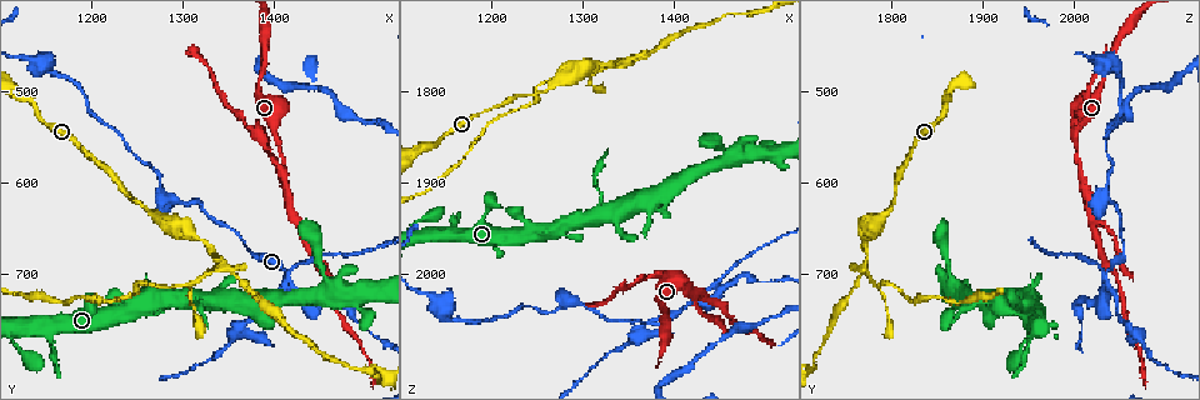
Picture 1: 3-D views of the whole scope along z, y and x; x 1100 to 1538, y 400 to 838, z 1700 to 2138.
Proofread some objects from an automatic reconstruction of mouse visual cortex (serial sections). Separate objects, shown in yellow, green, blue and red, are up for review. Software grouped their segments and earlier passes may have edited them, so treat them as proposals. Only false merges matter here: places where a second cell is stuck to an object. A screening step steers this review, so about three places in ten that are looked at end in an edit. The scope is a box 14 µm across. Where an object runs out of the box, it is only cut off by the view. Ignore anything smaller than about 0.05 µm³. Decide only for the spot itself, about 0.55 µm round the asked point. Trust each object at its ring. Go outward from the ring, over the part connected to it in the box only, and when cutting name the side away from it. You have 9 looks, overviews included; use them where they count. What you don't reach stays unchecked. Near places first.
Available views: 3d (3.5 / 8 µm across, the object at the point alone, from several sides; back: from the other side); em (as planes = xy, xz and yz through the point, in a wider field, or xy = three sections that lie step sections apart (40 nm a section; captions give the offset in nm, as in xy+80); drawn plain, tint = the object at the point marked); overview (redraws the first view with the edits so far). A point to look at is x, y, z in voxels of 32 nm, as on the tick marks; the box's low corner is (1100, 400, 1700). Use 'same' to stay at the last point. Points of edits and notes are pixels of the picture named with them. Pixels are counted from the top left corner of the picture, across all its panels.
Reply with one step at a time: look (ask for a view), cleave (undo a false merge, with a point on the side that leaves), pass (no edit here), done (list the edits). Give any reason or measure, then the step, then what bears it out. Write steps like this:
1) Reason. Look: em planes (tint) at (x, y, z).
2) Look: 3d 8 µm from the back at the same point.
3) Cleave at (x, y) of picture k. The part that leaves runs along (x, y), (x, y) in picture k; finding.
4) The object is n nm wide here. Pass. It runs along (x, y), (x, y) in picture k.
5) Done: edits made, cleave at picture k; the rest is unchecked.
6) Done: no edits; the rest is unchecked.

Arms part here. Look: 3d 8 µm at (1340, 690, 1775).

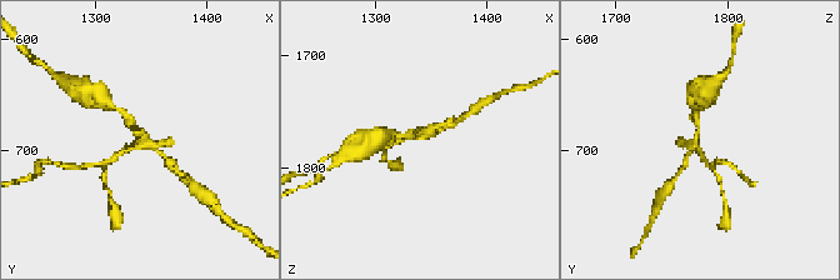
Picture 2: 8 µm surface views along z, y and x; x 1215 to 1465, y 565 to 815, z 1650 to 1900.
Closer look. Look: 3d 3.5 µm at (1344, 688, 1774).

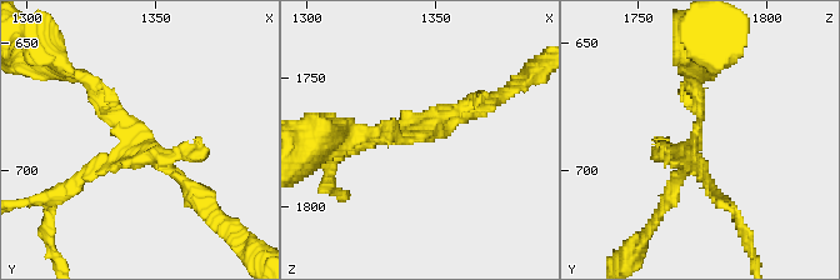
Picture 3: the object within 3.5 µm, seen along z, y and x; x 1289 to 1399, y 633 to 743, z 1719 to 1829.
Look: em planes (tint) at (1342, 686, 1774).

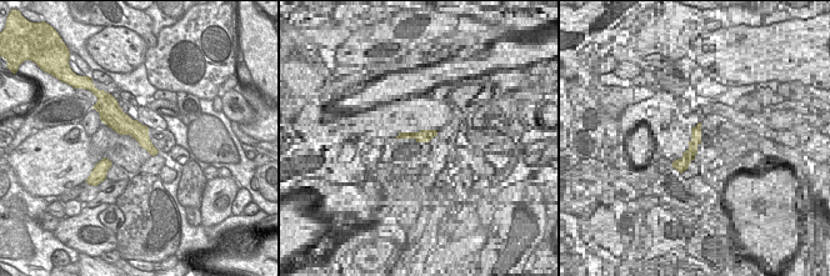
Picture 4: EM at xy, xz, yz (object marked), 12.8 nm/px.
Cleave at (89, 174) of picture 3. The part that leaves runs along (131, 149), (66, 191), (35, 199) in picture 3; two cells meet here.

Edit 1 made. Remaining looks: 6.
Two arms in line, one across. Look: em xy step 3 (tint) at (1410, 575, 2005).

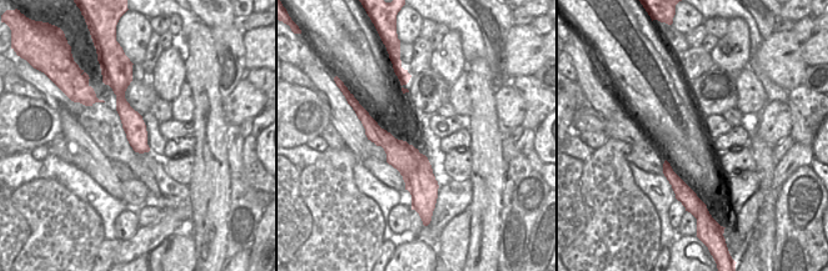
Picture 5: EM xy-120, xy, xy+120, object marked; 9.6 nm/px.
See where the arms go. Look: 3d 3.5 µm from the back at the same point.

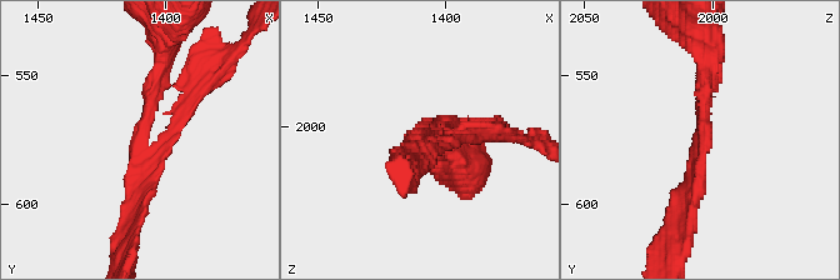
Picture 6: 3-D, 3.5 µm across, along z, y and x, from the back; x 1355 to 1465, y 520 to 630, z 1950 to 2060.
Pass. All the same cell.

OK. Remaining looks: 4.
Look: em xy step 2 (tint) at (1420, 640, 2015).

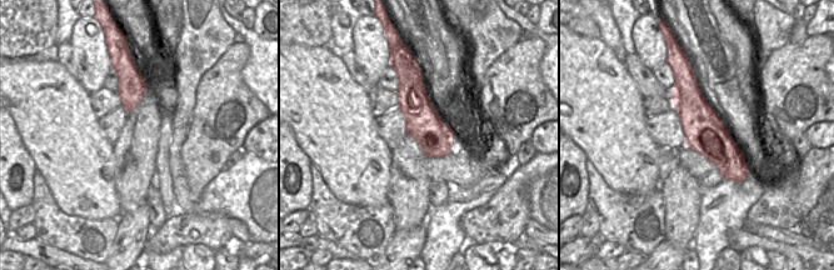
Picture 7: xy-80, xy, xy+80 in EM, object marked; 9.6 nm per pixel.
Wider look. Look: 3d 3.5 µm from the back at the same point.

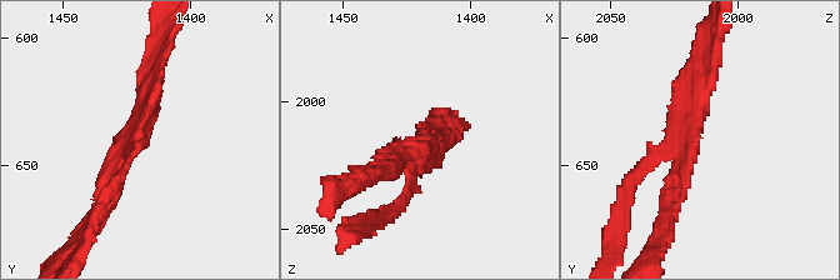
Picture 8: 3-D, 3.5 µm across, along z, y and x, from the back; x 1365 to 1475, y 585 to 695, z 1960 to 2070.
3 arms meet here. Pass. It runs along (158, 65), (143, 130), (100, 214) in picture 8; continuous, no second cell.

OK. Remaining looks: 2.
A narrow waist. Look: 3d 8 µm at (1370, 670, 2055).

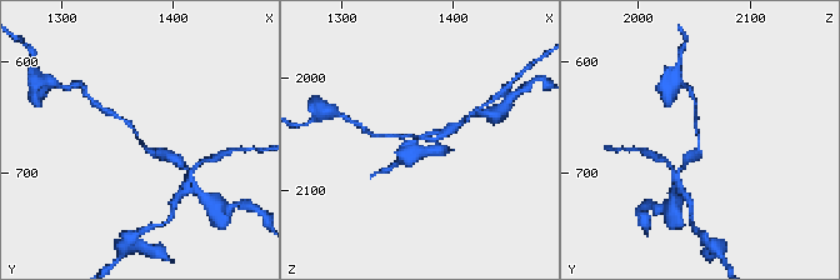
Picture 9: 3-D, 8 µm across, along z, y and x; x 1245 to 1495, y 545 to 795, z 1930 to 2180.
The arms are 150, 250 nm wide. Look: em xy step 1 (tint) at (1370, 668, 2052).

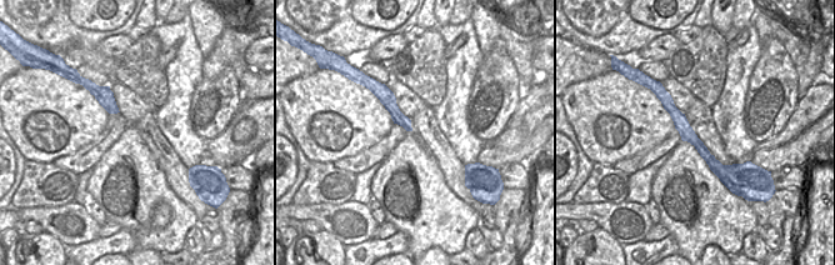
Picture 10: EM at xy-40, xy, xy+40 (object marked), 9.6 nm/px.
The object is 120 nm wide here. Pass. It runs along (169, 155), (145, 148), (130, 125), (114, 114) in picture 9; one cell here.

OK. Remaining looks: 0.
Done: edits made, cleave at picture 3; the rest is unchecked.

